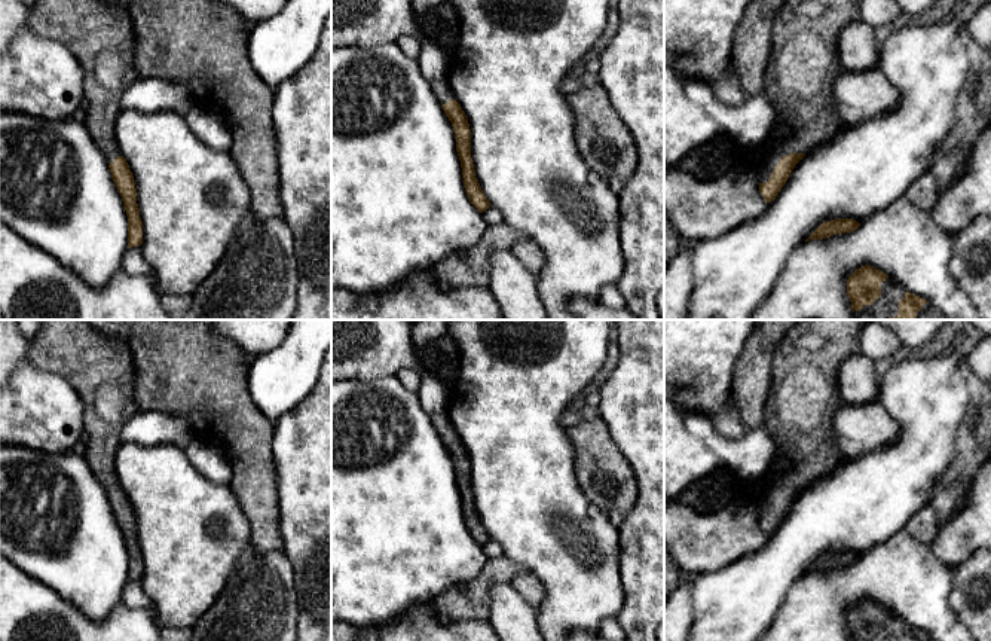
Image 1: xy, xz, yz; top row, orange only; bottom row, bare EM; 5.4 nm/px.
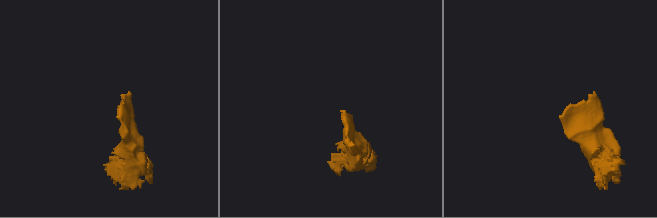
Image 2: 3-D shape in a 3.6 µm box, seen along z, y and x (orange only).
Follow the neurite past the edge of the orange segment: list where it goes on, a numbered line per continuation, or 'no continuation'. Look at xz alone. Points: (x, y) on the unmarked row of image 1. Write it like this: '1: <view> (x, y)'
1: xz (443, 426)

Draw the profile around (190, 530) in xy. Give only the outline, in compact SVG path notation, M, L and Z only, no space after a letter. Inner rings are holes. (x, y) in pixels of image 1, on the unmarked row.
M122 443L116 471L137 521L143 555L143 590L153 601L160 628L193 628L215 602L238 558L251 540L251 528L229 485L205 479L174 445Z

